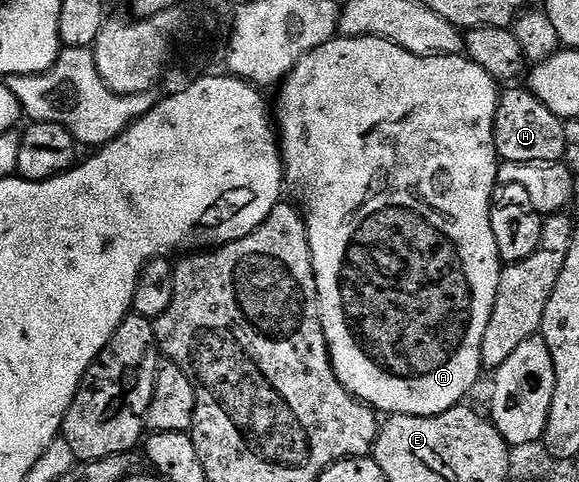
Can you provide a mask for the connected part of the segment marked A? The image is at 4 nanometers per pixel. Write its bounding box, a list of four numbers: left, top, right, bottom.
[276,37,503,417]

